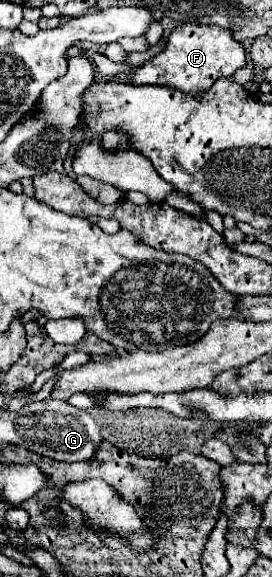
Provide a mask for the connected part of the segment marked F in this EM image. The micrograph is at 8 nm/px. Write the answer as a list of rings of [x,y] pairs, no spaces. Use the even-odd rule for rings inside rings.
[[[186,23],[176,27],[170,37],[166,49],[140,65],[130,77],[128,83],[132,85],[166,85],[178,89],[182,93],[198,95],[208,91],[212,83],[220,77],[232,77],[232,73],[246,65],[246,53],[242,43],[234,41],[232,33],[214,25],[194,25]]]

